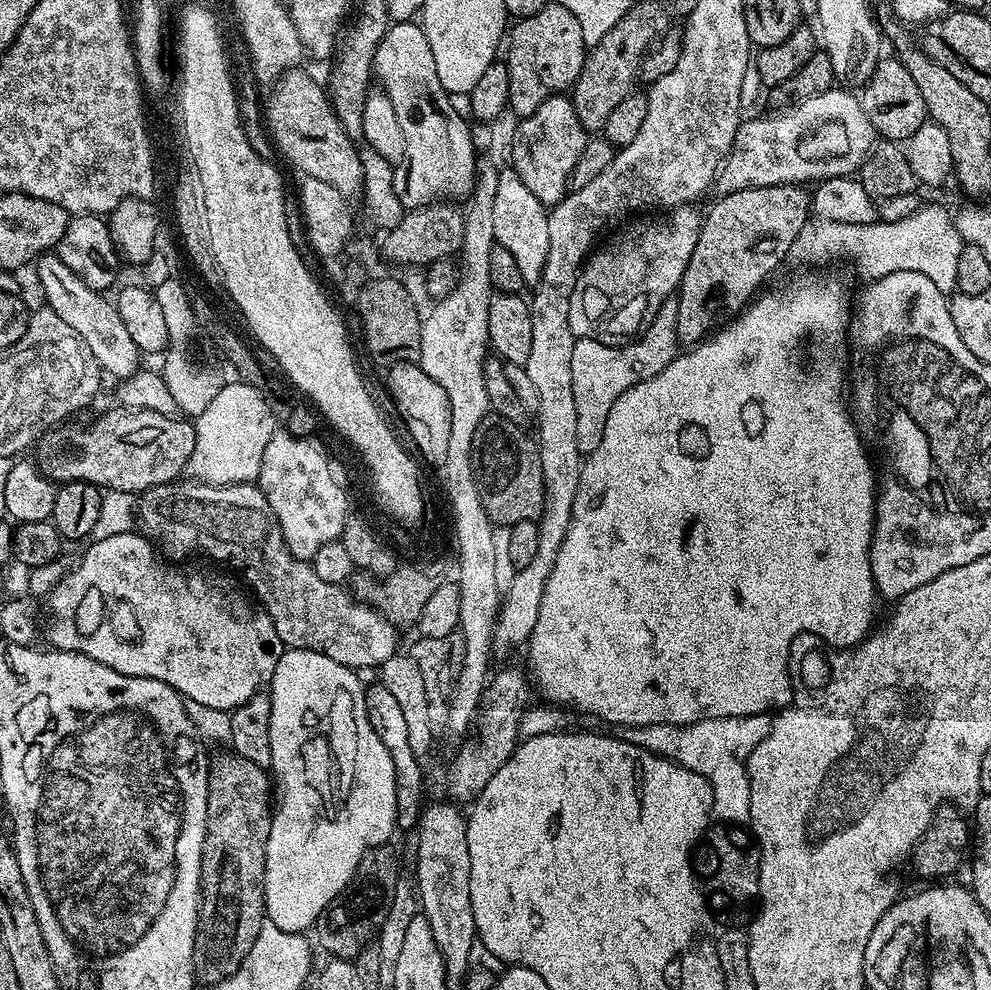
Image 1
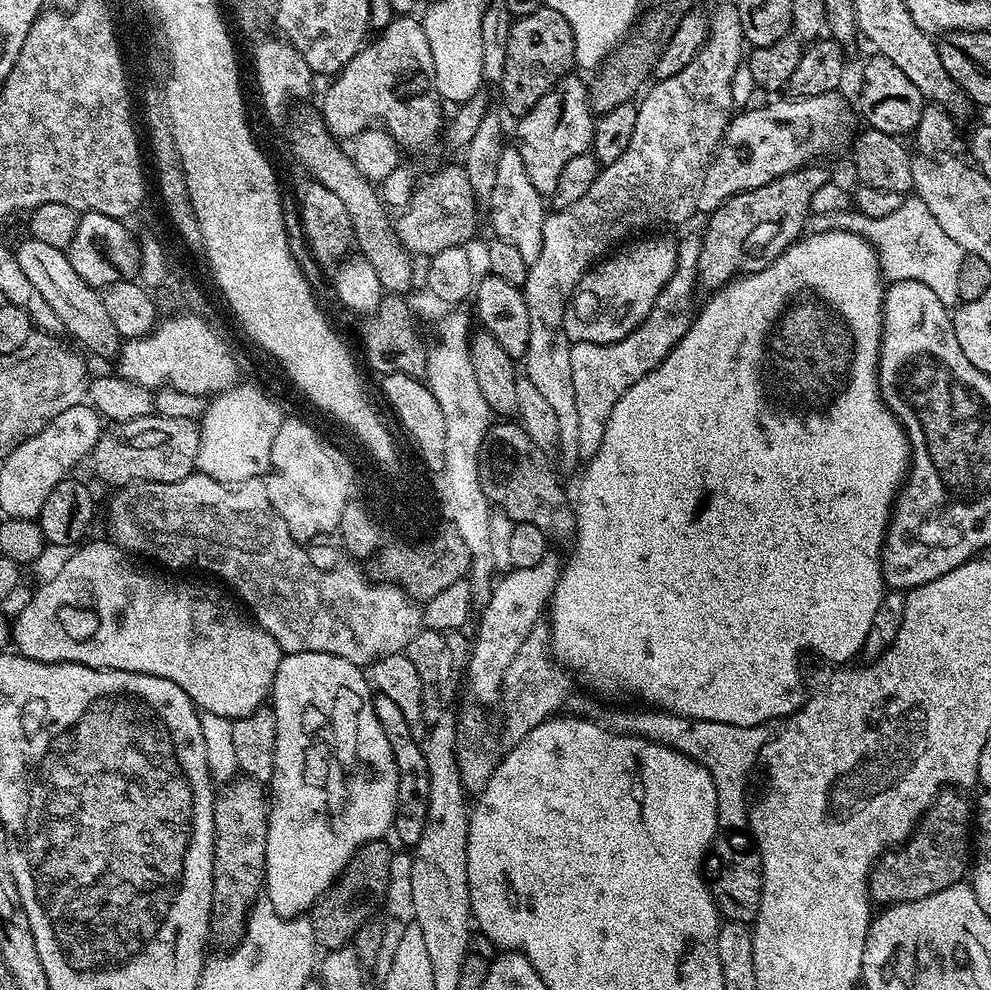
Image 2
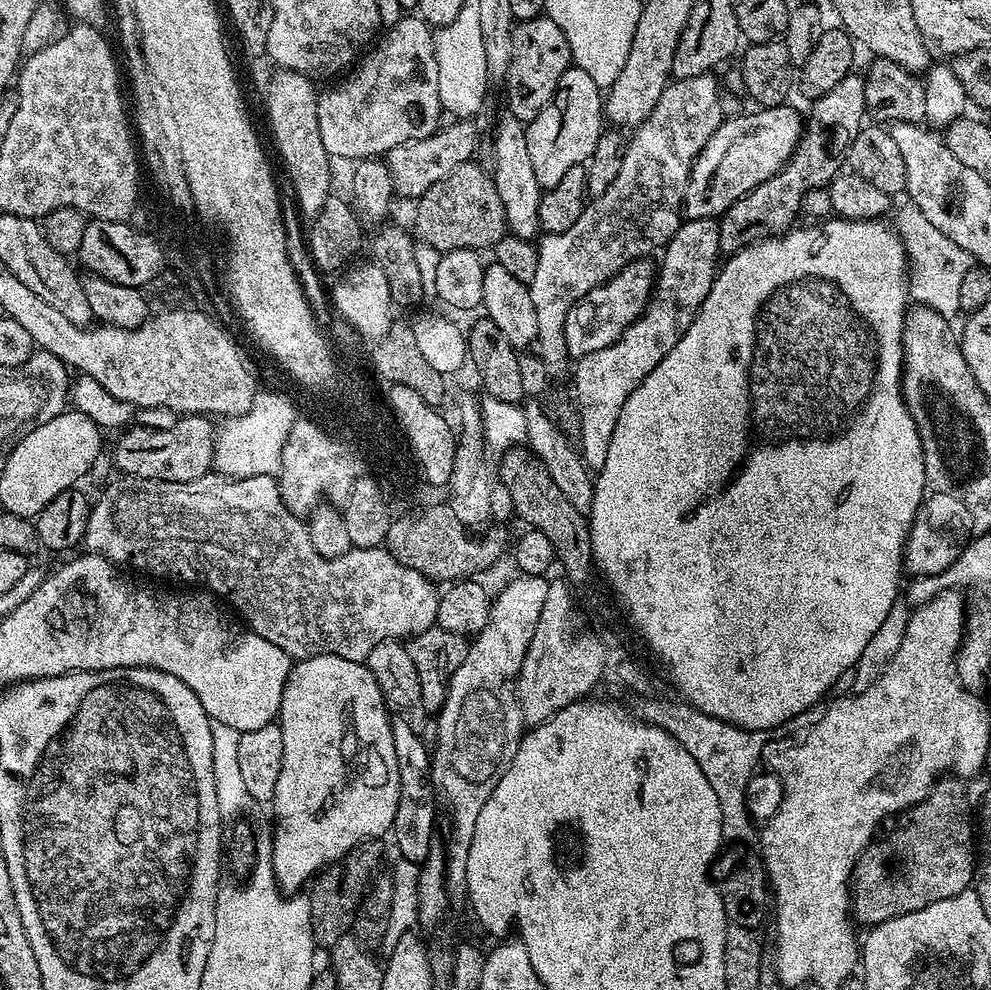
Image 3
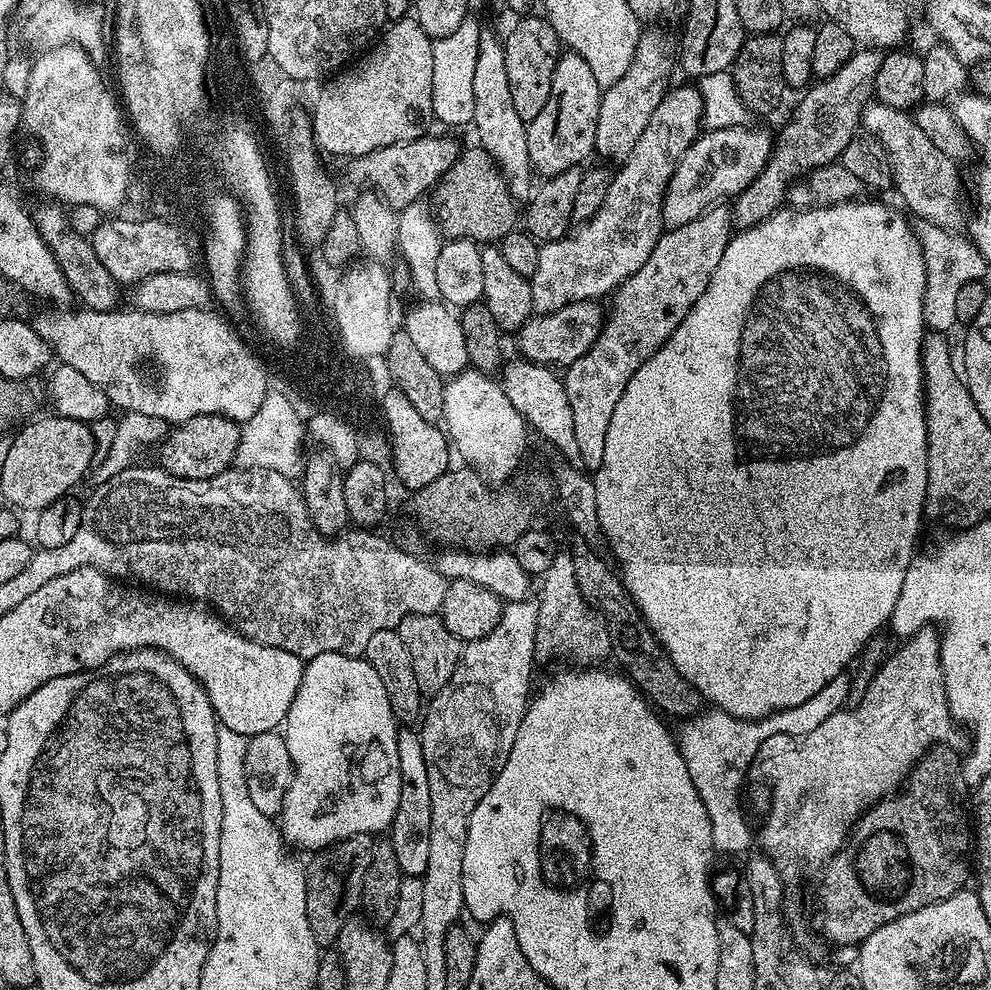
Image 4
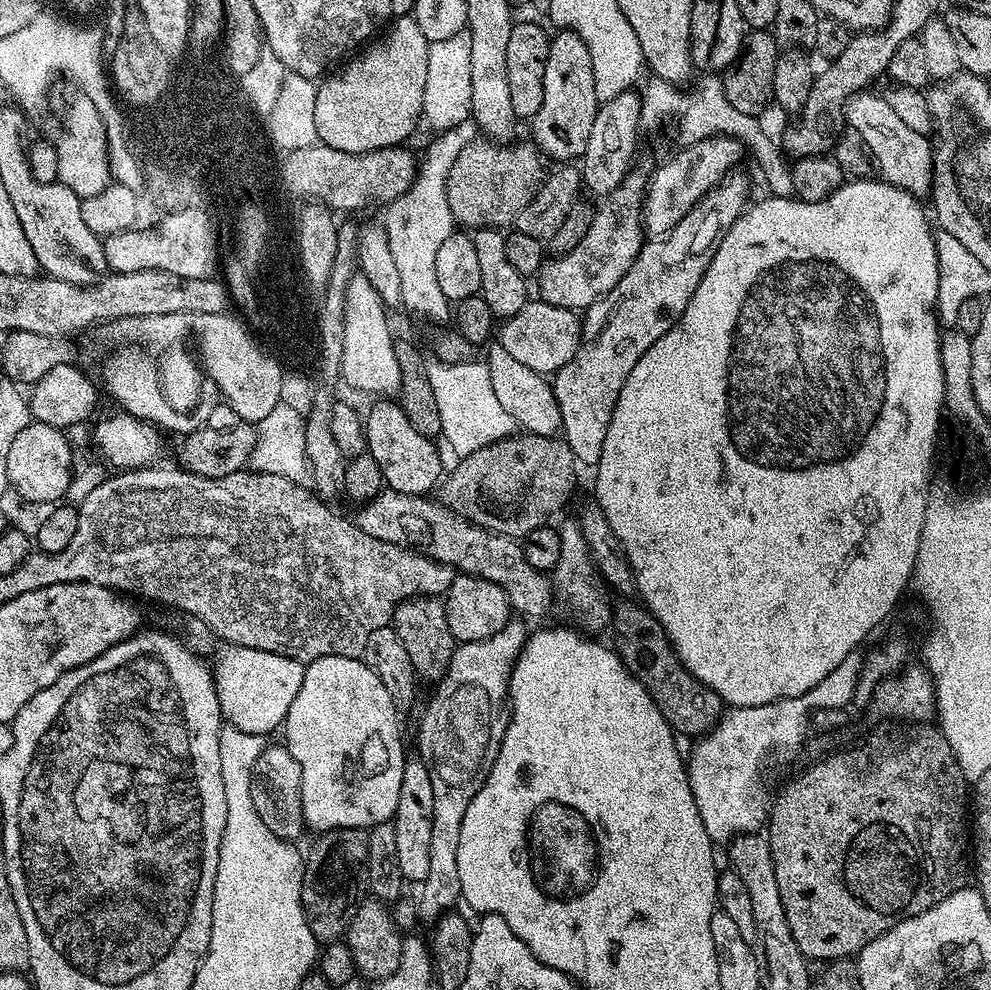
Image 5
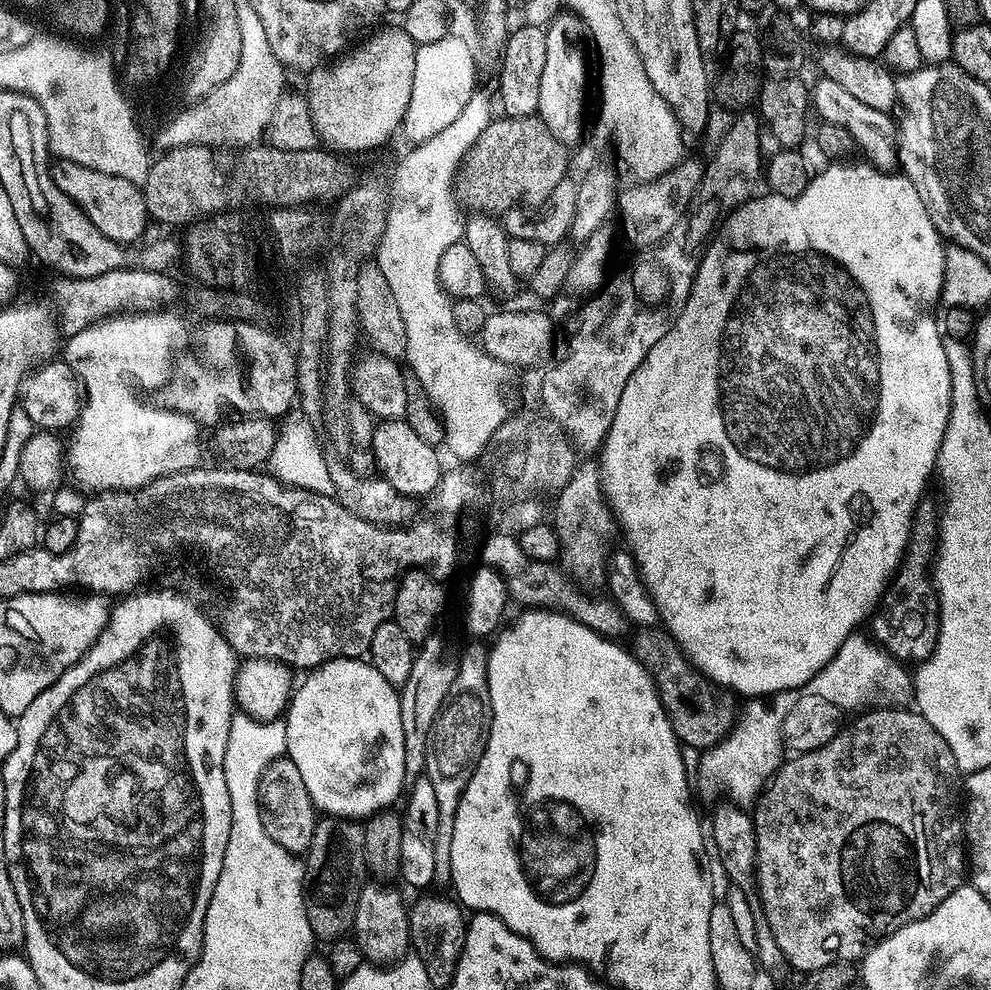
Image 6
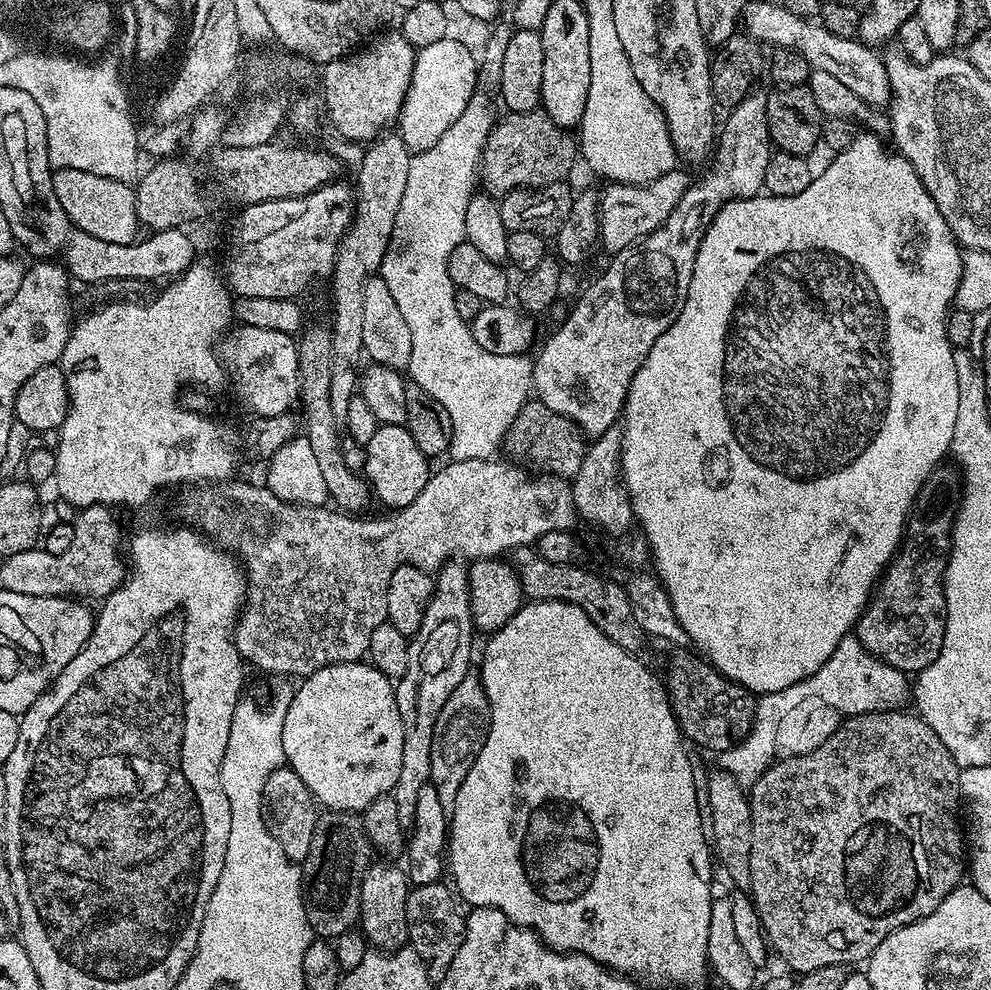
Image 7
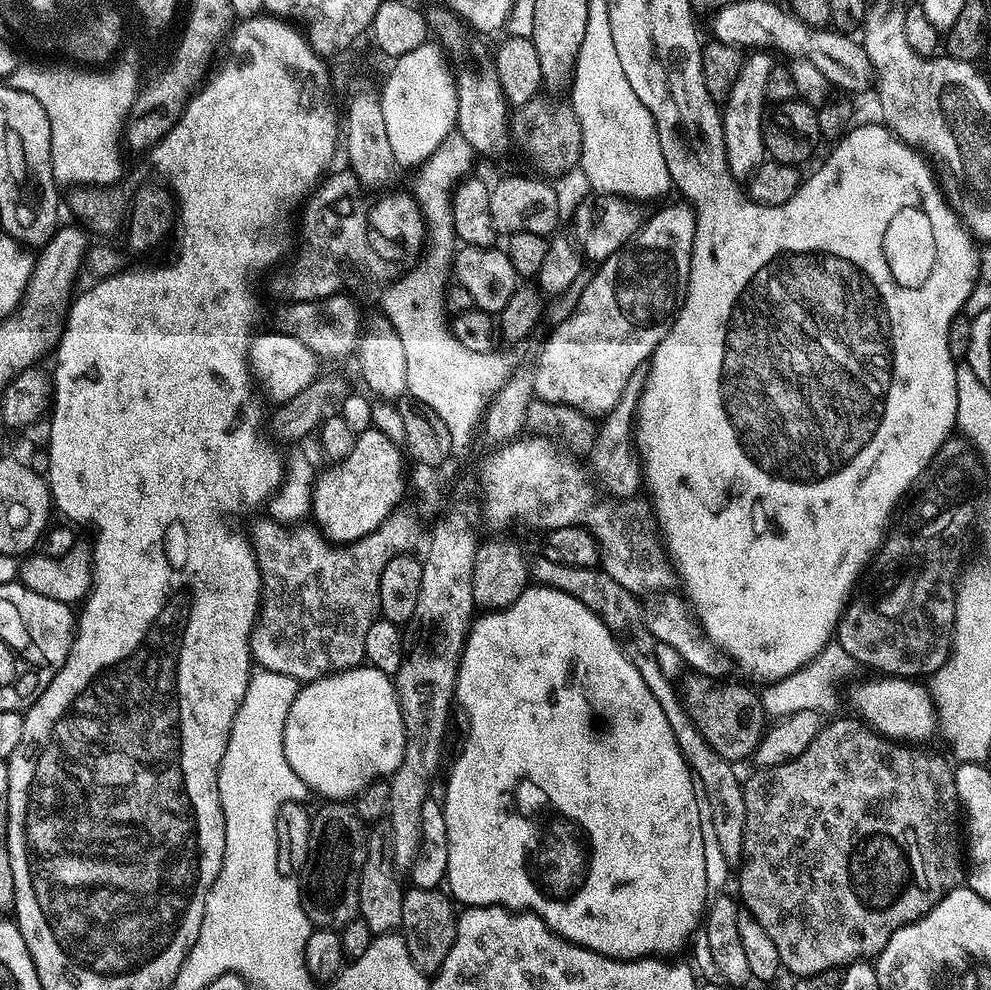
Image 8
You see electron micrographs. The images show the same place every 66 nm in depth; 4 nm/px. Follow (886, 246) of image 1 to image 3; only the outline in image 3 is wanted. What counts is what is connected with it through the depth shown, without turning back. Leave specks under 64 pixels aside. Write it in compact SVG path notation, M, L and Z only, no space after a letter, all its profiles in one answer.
M904 202L900 209L897 207L896 224L894 231L900 237L904 247L904 255L908 258L906 269L907 279L910 281L910 296L913 301L925 304L930 310L934 310L942 316L955 317L954 314L961 311L958 296L961 293L961 281L966 272L974 267L972 255L958 242L946 238L942 230L937 230L926 219L926 214L918 210L911 202Z

